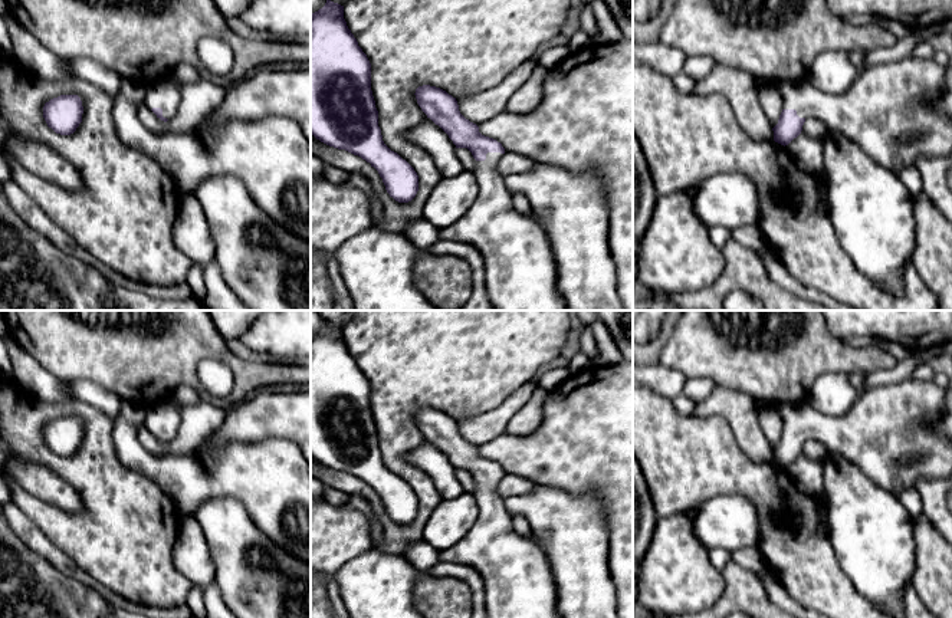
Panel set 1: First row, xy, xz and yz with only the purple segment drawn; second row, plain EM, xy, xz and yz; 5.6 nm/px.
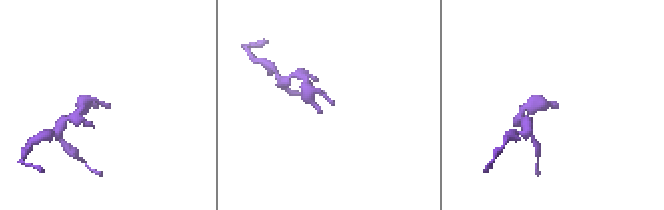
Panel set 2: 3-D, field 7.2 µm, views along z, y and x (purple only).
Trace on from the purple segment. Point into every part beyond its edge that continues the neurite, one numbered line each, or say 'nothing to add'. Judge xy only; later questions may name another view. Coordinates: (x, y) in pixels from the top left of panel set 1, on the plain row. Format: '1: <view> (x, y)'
1: xy (167, 416)

